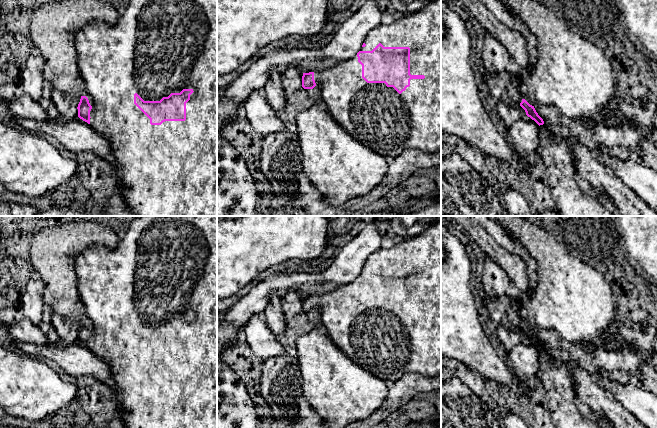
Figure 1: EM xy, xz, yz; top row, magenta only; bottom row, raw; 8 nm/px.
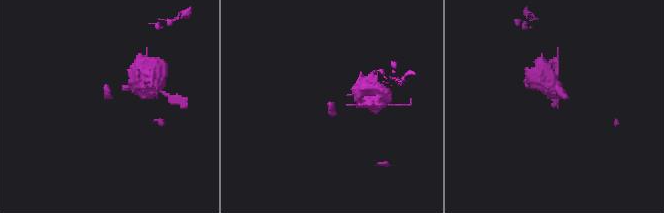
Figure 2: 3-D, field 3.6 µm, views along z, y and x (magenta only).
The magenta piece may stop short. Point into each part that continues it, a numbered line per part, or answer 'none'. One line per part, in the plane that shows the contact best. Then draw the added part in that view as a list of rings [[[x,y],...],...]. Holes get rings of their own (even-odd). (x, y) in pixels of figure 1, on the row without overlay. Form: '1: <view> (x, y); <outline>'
1: xz (386, 346); [[[441,217],[419,235],[398,240],[388,249],[380,248],[372,253],[360,275],[372,275],[379,267],[384,271],[410,272],[410,298],[424,299],[424,303],[411,303],[410,310],[399,318],[385,307],[367,307],[362,302],[362,289],[357,279],[340,285],[332,291],[314,296],[316,309],[321,311],[321,326],[333,343],[354,363],[371,375],[384,381],[398,381],[407,373],[429,377],[441,375]]]

